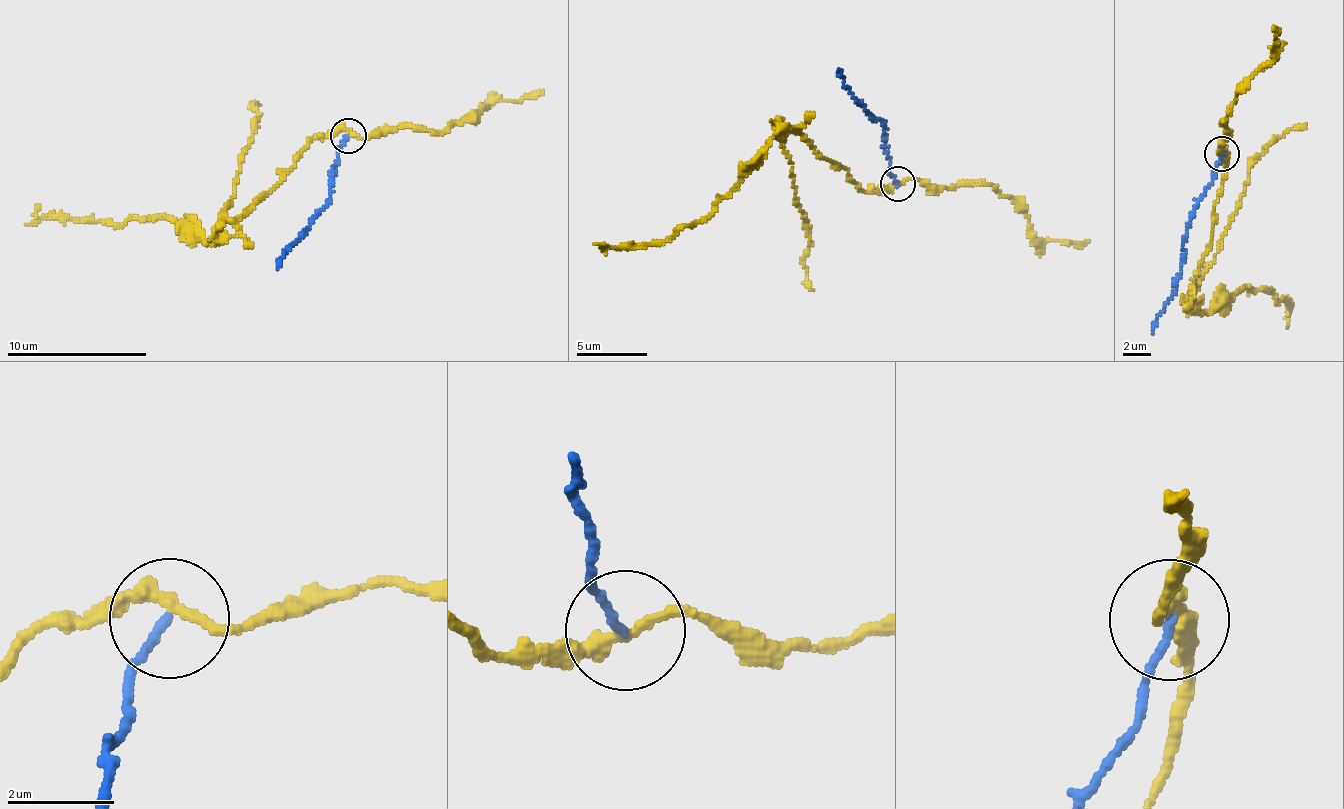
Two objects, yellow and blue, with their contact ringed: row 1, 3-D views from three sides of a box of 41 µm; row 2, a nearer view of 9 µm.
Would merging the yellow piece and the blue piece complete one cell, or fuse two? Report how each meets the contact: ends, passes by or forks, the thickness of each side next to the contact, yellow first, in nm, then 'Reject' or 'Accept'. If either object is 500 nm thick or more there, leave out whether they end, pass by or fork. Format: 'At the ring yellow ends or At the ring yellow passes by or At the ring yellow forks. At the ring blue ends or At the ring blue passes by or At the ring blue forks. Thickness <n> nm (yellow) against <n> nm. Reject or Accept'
At the ring yellow passes by. At the ring blue ends. Thickness 240 nm (yellow) against 150 nm. Reject

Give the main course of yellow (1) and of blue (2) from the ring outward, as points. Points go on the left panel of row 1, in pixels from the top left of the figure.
1: (347, 133), (329, 131), (308, 145), (237, 233), (211, 243), (164, 217), (115, 224), (39, 218), (39, 206)
2: (347, 136), (338, 150), (330, 201), (277, 269)

